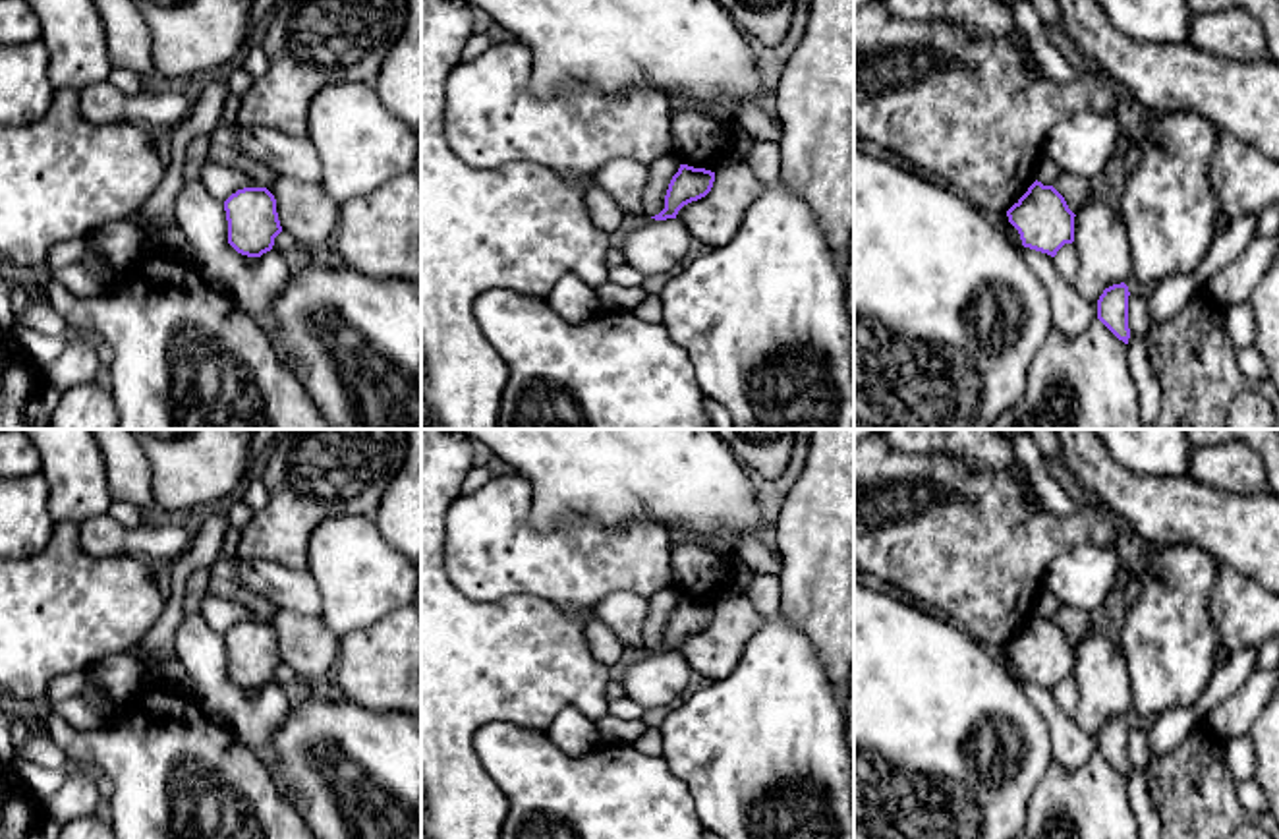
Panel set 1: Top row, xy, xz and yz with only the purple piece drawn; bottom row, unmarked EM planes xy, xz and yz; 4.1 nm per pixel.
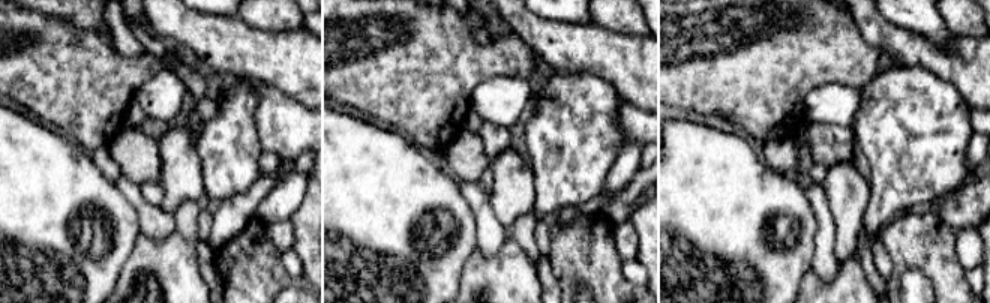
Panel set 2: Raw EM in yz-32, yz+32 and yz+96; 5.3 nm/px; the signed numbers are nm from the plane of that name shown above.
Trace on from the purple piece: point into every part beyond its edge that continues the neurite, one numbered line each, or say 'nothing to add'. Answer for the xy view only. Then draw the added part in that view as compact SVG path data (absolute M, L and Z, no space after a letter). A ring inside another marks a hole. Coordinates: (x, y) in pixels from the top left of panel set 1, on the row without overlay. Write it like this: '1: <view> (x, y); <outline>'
nothing to add

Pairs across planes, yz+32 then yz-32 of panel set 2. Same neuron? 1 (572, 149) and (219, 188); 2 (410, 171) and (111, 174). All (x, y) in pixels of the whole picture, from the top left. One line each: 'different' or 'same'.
1: same
2: different

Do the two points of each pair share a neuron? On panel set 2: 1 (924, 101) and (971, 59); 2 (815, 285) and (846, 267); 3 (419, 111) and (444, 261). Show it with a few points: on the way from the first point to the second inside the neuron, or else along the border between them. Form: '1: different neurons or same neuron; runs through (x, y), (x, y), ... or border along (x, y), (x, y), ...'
1: different neurons; border along (915, 66), (924, 66), (947, 78), (971, 107)
2: same neuron; runs through (824, 287), (833, 287), (843, 276)
3: different neurons; border along (392, 128), (404, 134), (417, 147)

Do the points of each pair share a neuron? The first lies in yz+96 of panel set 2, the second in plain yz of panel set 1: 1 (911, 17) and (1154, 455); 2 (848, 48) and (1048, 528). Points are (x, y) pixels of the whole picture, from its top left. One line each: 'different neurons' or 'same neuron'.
1: same neuron
2: same neuron

